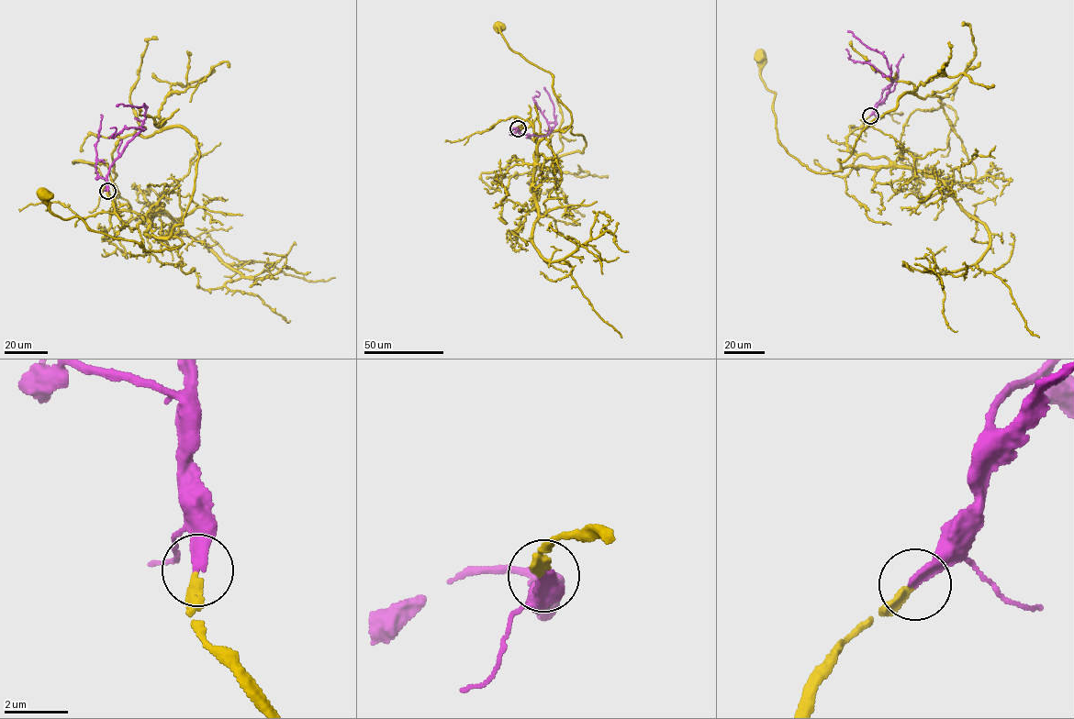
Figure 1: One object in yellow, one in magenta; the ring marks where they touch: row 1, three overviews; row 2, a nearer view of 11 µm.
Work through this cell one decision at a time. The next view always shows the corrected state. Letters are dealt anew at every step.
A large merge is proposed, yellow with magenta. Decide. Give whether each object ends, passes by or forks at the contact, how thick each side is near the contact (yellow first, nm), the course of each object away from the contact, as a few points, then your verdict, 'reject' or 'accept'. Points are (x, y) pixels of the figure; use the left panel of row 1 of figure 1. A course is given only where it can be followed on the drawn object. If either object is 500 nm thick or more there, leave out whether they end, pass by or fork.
yellow ends; magenta ends; calibres 240 and 320 nm; course yellow (107, 191), (126, 226), (142, 216), (144, 234), (181, 246), (145, 251), (65, 219), (42, 195); course magenta (107, 191), (110, 166), (141, 128), (145, 118), (145, 106), (139, 108), (122, 104), (117, 106); accept

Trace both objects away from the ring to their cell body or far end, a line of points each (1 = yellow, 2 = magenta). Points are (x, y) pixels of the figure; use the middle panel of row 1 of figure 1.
1: (518, 127), (531, 124), (535, 160), (537, 144), (565, 131), (571, 113), (551, 73), (514, 52), (497, 26)
2: (518, 128), (523, 134), (541, 136), (552, 130), (555, 122), (553, 107), (543, 87)

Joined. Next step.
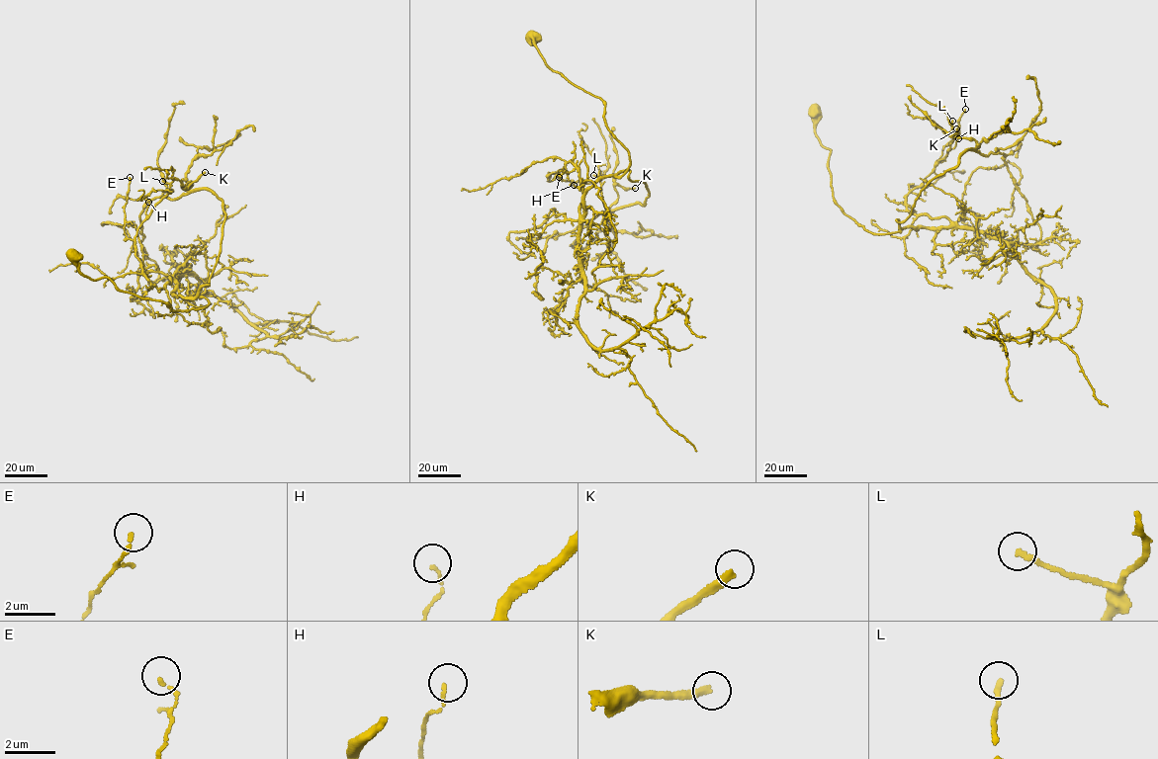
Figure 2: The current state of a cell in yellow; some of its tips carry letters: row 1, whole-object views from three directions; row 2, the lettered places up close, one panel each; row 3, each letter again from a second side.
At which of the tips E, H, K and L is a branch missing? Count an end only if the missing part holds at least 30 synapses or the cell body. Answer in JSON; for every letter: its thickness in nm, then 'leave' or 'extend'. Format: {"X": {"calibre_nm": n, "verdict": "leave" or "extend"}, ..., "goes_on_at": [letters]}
{"E": {"calibre_nm": 150, "verdict": "leave"}, "H": {"calibre_nm": 120, "verdict": "leave"}, "K": {"calibre_nm": 320, "verdict": "extend"}, "L": {"calibre_nm": 200, "verdict": "leave"}, "goes_on_at": ["K"]}

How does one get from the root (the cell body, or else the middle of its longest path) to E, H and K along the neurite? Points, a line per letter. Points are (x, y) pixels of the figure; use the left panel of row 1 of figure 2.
E: (71, 256), (172, 310), (209, 304), (146, 278), (124, 228), (130, 177)
H: (71, 256), (79, 273), (172, 310), (205, 307), (142, 272), (134, 242), (148, 202)
K: (71, 256), (79, 273), (172, 310), (205, 307), (198, 292), (225, 214), (211, 191), (186, 187), (205, 172)

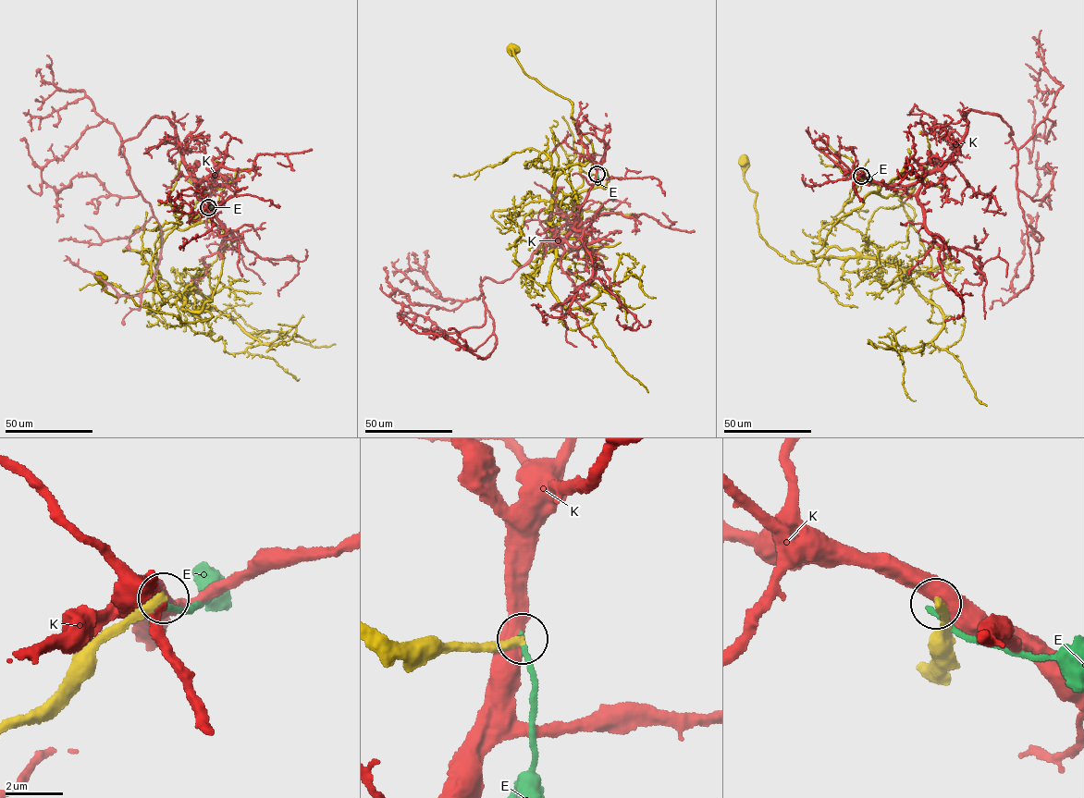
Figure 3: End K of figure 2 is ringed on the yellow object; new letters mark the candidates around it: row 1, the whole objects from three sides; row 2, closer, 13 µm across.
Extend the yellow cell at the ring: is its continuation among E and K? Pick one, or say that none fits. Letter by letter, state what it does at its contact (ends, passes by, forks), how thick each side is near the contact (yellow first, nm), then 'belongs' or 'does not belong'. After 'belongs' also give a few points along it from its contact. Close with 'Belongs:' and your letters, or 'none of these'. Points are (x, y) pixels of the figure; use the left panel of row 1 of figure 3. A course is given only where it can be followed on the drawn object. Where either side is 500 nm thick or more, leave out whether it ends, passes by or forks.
E: it ends | 360/220 nm | does not belong
K: 400/600 nm | does not belong
Belongs: none of these

